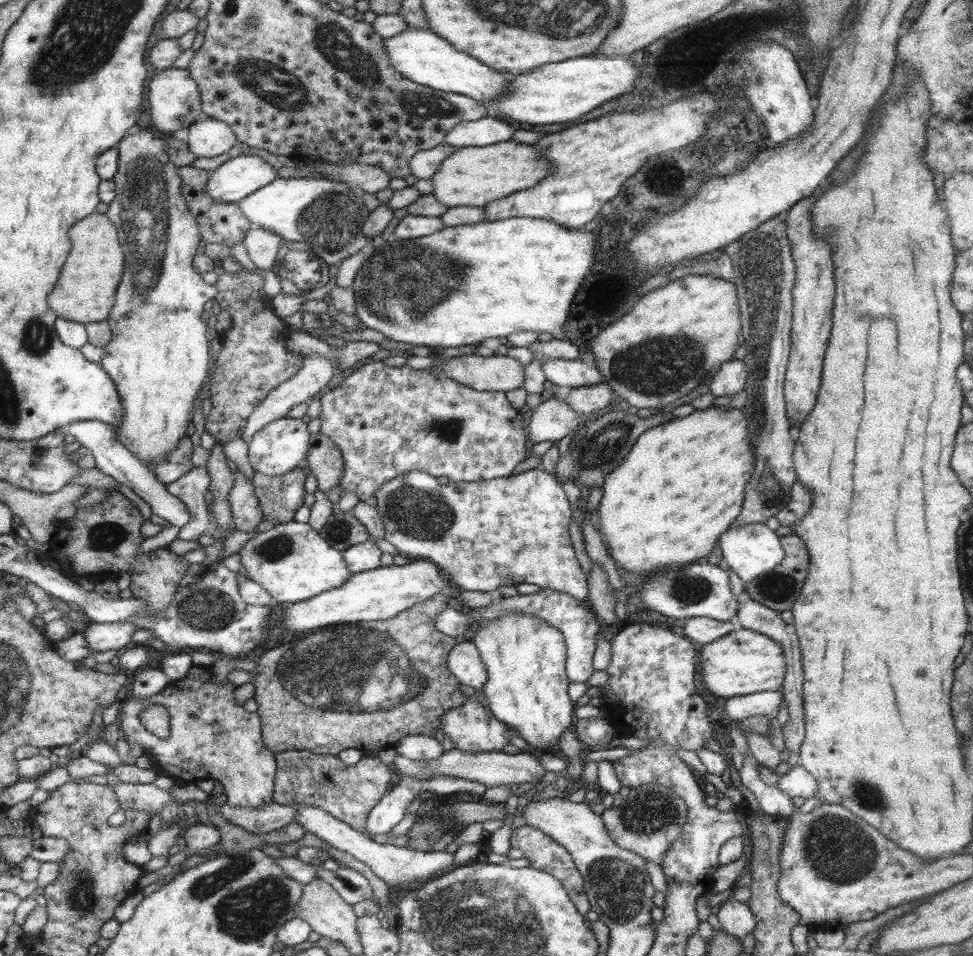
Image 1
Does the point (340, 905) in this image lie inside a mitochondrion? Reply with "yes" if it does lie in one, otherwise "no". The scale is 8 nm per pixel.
no

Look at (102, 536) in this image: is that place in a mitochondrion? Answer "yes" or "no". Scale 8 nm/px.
yes

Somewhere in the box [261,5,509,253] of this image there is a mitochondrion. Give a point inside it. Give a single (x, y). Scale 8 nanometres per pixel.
(332, 38)

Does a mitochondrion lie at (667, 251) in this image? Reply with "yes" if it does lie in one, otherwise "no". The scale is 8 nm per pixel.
no

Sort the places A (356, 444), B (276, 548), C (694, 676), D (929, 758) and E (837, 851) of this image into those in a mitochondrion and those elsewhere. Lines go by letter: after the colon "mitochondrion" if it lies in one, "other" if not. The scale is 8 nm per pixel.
A: other
B: mitochondrion
C: other
D: other
E: mitochondrion

